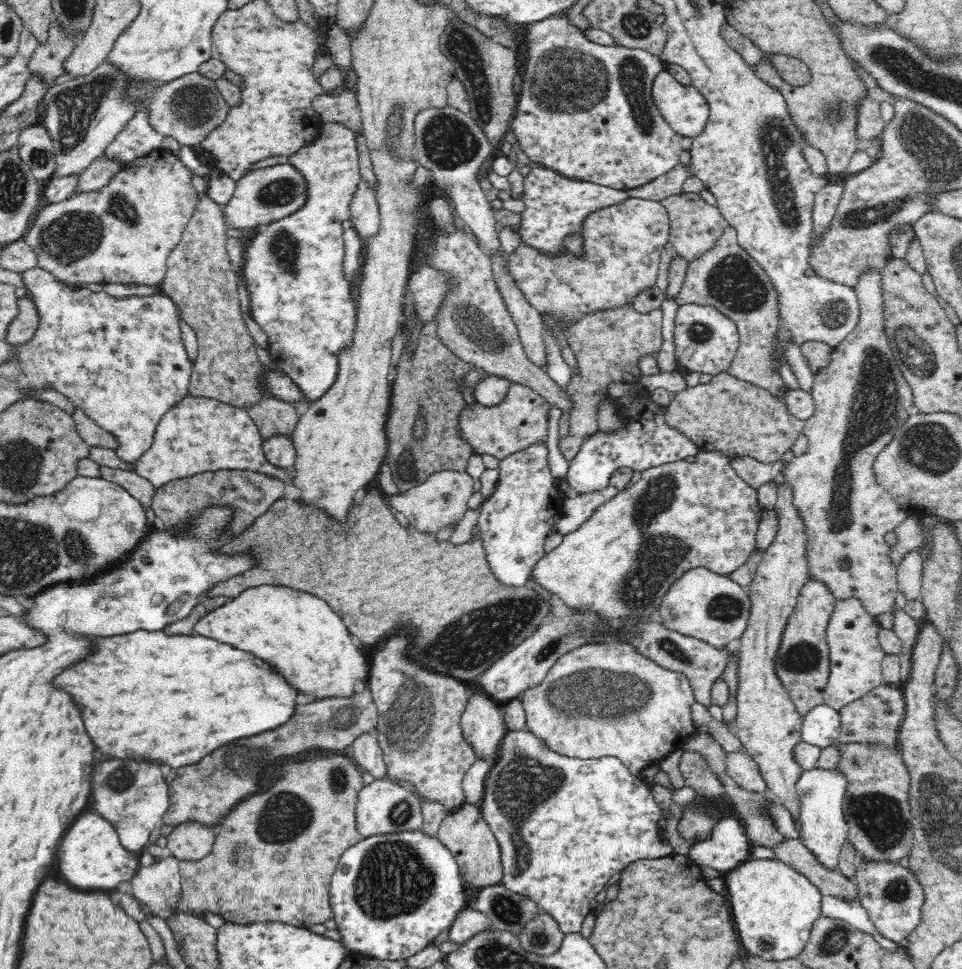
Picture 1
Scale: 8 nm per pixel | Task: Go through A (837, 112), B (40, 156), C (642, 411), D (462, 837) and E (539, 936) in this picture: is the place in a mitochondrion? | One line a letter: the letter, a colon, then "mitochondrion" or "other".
A: mitochondrion
B: mitochondrion
C: other
D: other
E: mitochondrion

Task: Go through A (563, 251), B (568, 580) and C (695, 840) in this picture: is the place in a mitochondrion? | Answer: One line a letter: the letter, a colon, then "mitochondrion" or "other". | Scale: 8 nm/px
A: other
B: other
C: other

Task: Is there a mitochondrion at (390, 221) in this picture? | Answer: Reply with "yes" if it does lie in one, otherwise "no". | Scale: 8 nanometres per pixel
no

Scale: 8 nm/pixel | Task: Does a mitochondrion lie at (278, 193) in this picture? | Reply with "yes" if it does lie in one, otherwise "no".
yes

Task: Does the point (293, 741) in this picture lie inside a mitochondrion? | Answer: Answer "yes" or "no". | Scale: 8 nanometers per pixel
yes

